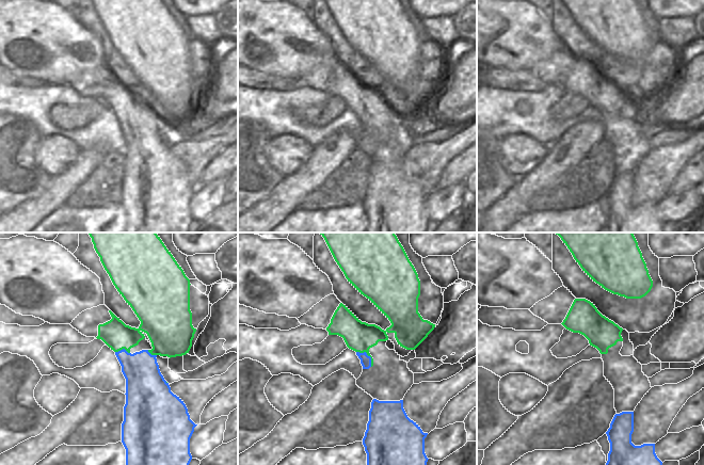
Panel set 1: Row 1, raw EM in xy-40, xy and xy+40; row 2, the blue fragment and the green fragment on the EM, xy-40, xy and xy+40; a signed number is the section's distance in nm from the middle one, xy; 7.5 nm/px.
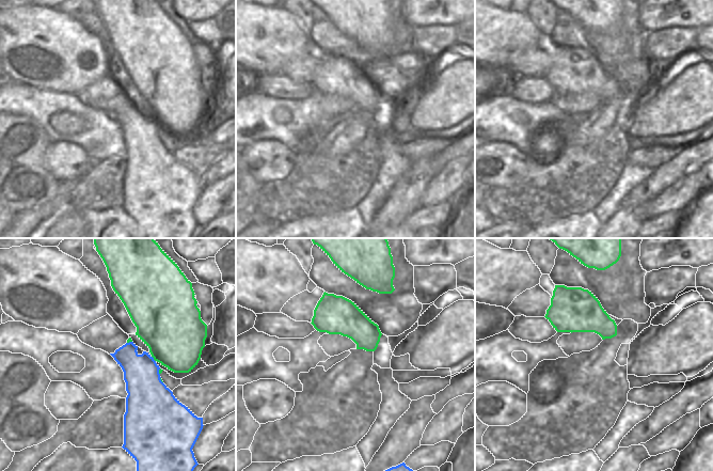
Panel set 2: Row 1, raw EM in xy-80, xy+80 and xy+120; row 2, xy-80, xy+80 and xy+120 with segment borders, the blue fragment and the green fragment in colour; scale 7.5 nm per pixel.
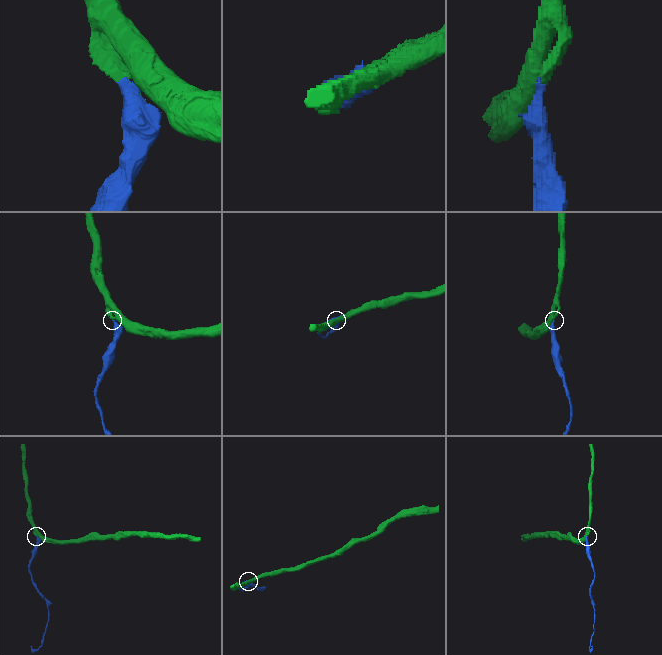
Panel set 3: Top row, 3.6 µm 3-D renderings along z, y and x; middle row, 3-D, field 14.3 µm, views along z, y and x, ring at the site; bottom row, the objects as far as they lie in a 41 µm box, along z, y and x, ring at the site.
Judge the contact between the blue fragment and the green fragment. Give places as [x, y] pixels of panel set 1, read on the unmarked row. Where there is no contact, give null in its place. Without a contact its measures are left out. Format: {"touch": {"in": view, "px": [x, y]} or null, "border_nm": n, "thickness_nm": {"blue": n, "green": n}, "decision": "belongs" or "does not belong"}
{"touch": {"in": "xy", "px": [367, 116]}, "border_nm": 170, "thickness_nm": {"blue": 80, "green": 220}, "decision": "belongs"}

